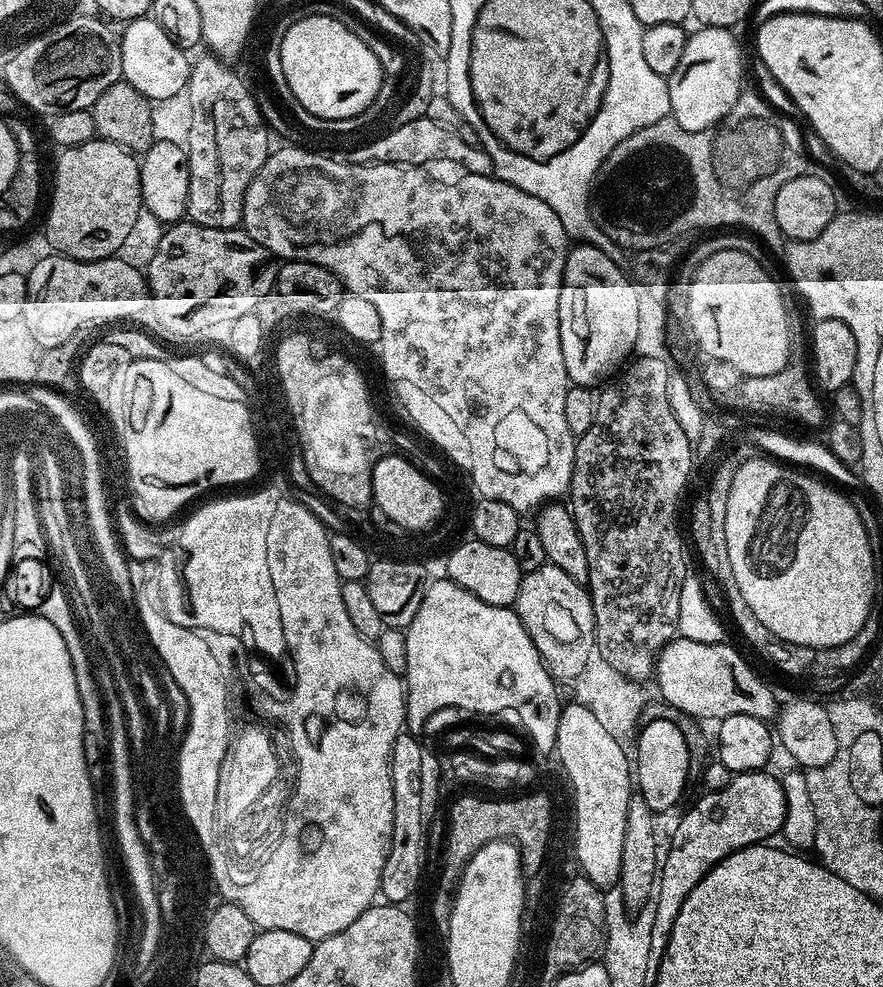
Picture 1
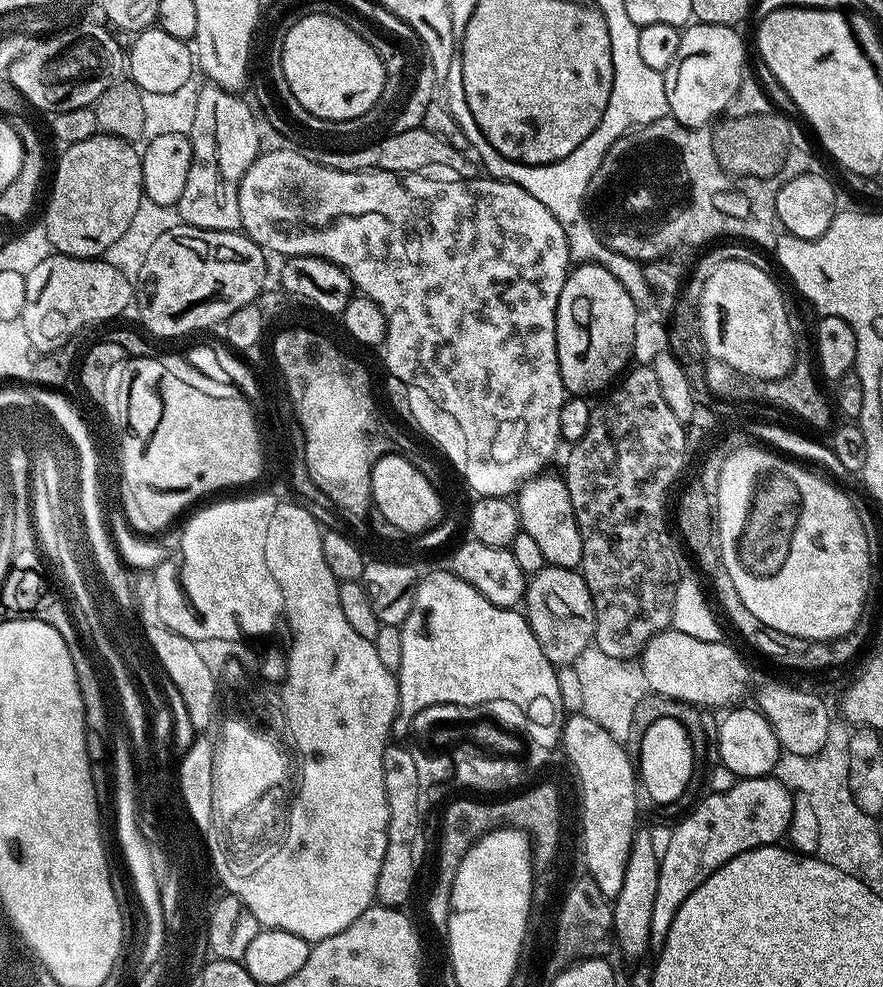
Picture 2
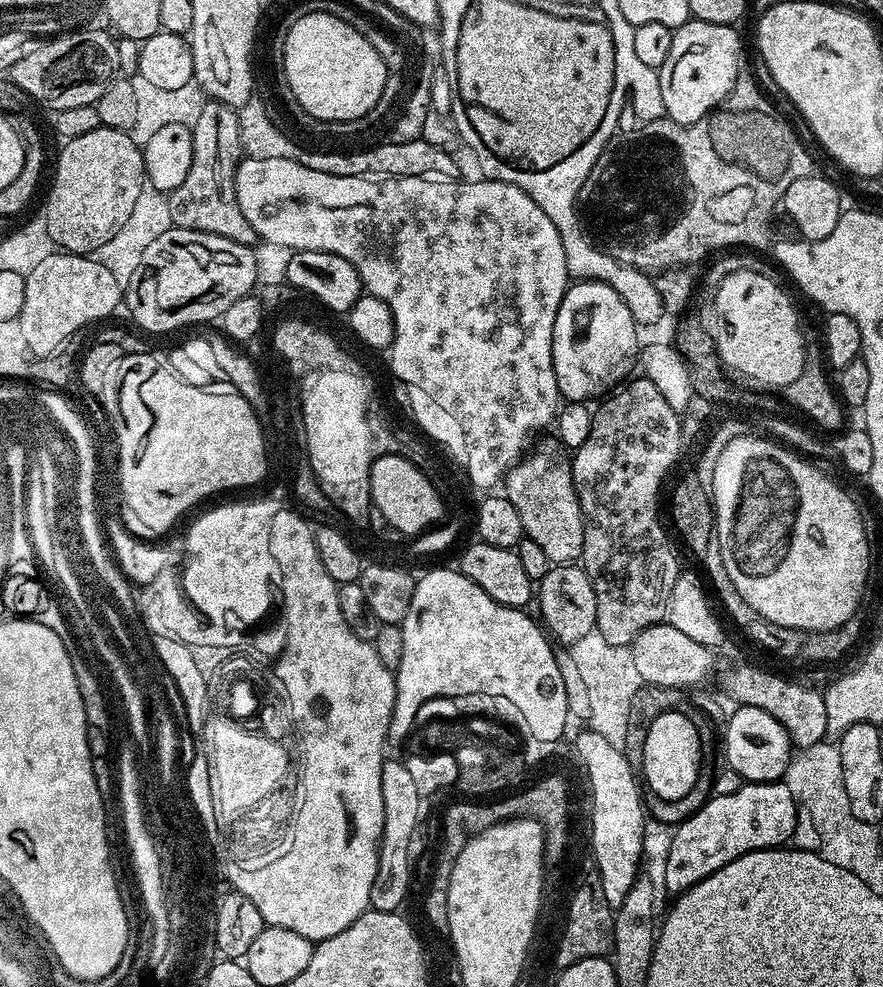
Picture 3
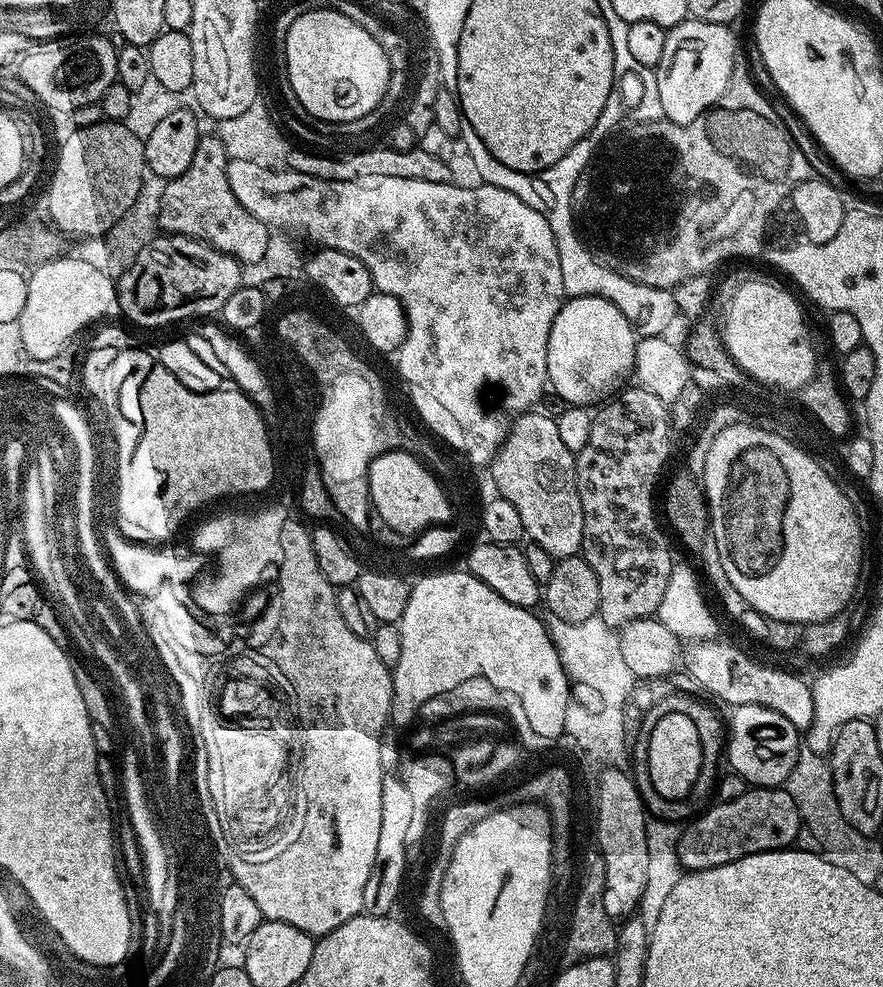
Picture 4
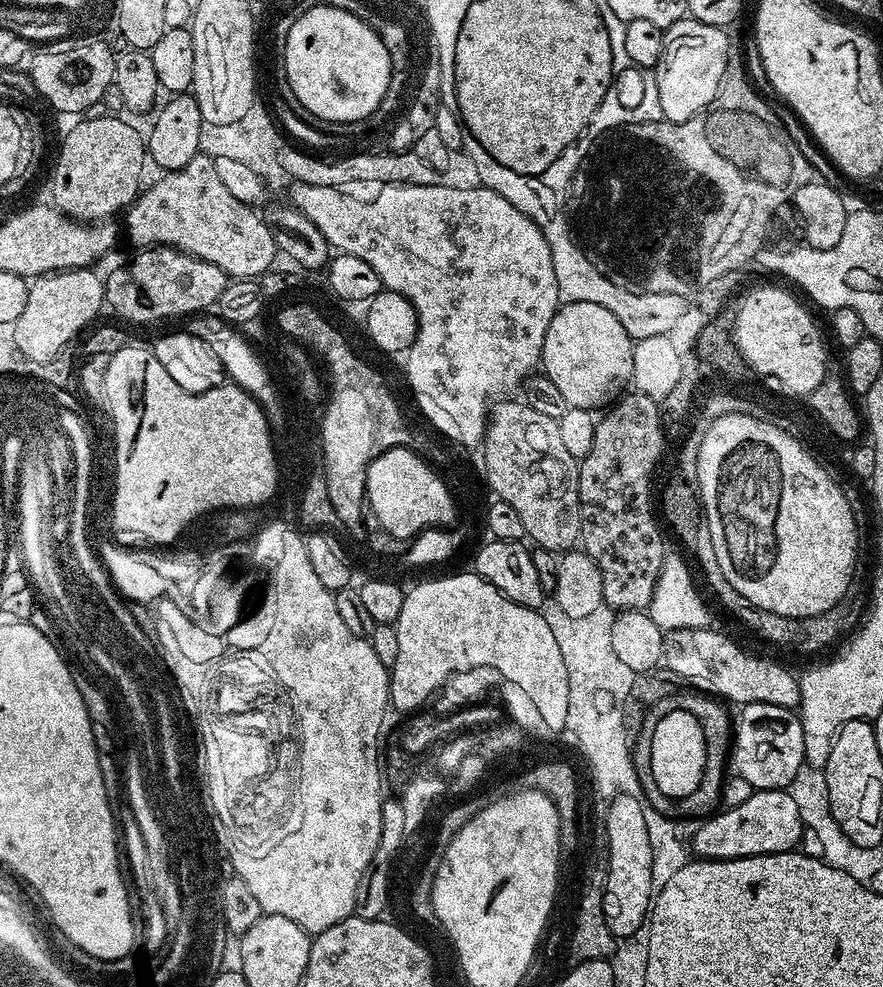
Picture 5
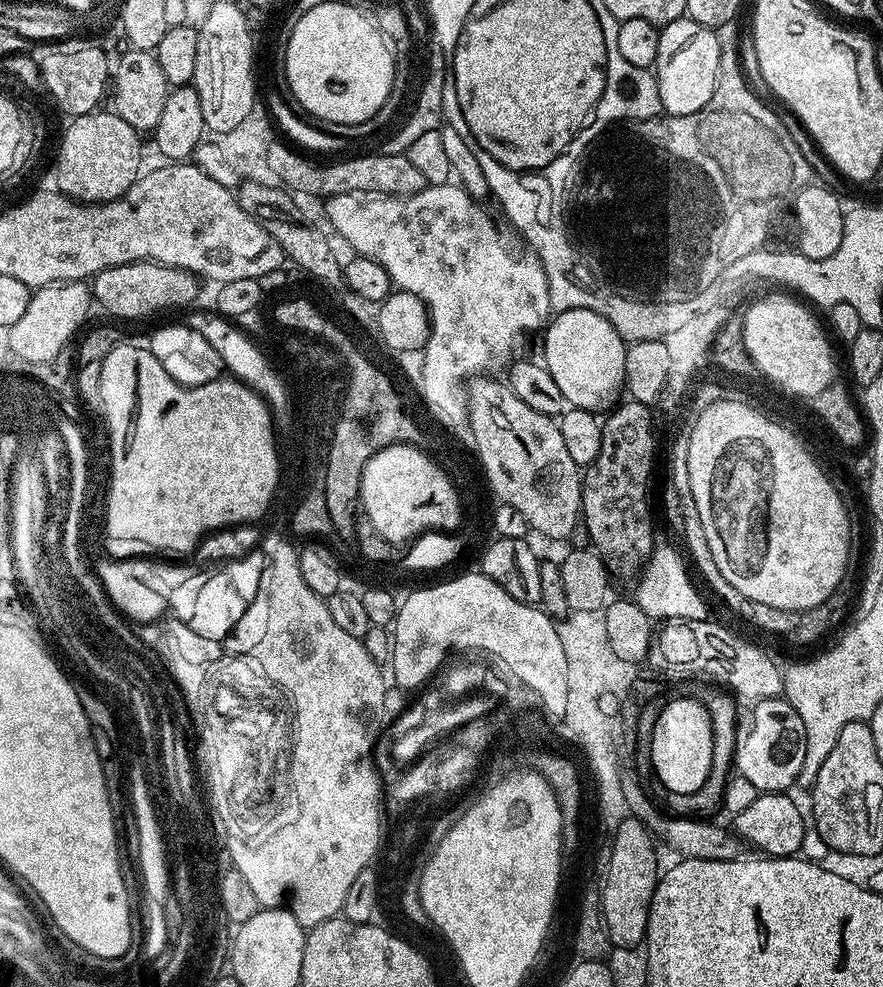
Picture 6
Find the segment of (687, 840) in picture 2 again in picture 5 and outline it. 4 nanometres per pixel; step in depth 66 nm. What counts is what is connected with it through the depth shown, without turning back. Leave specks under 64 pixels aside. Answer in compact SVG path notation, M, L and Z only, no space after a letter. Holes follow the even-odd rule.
M782 788L754 790L746 802L717 811L697 824L700 825L692 836L692 842L690 840L690 848L693 853L696 851L697 857L705 860L741 860L747 856L791 852L801 843L805 830L794 798Z

